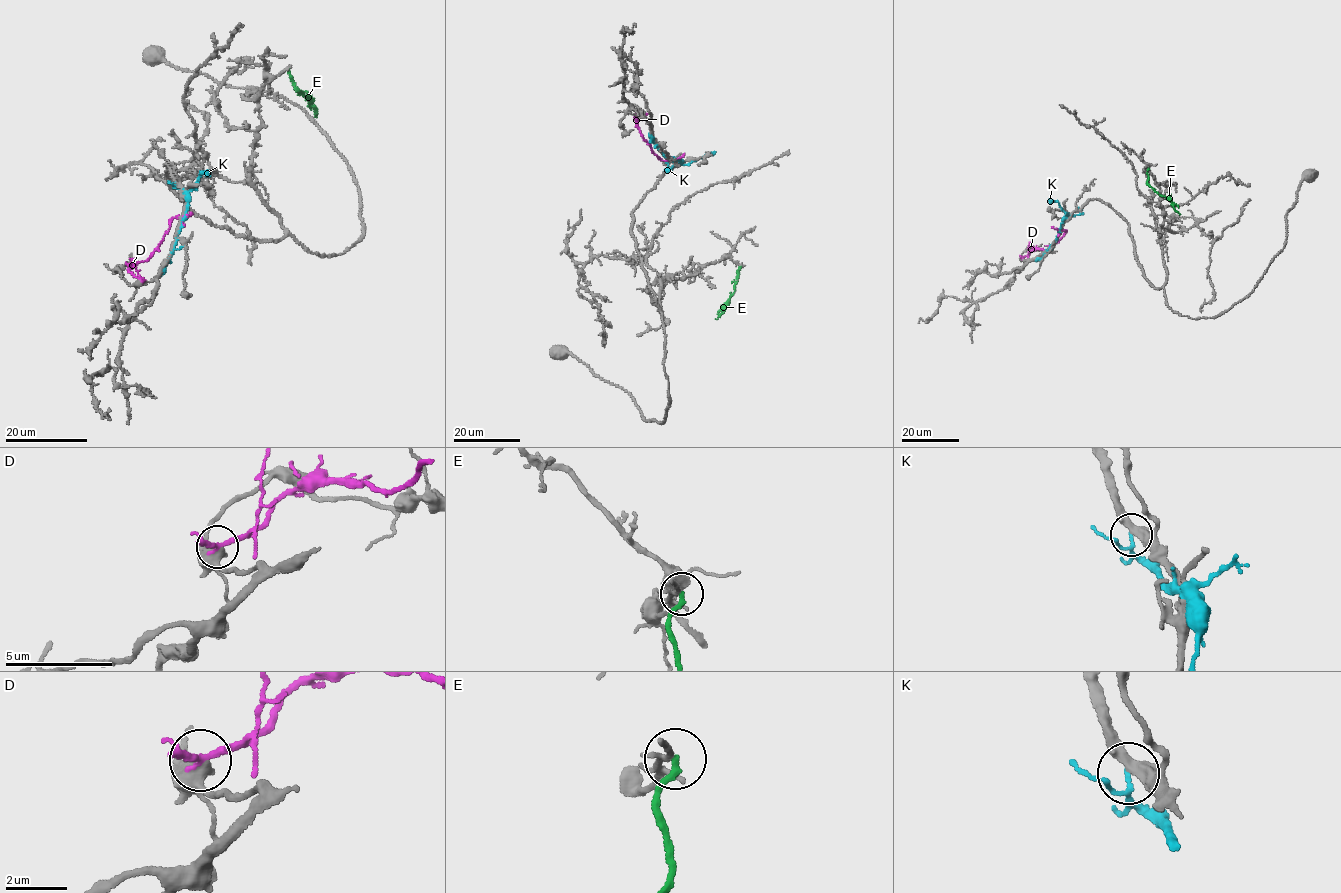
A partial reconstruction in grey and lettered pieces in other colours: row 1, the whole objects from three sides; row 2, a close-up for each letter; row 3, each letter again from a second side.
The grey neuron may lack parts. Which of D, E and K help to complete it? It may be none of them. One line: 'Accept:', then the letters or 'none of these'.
Accept: none of these

